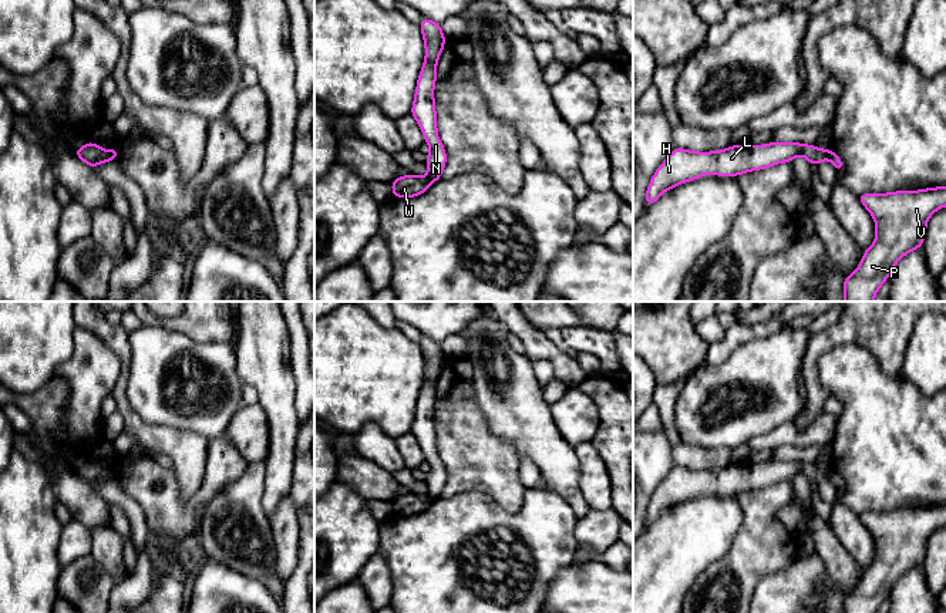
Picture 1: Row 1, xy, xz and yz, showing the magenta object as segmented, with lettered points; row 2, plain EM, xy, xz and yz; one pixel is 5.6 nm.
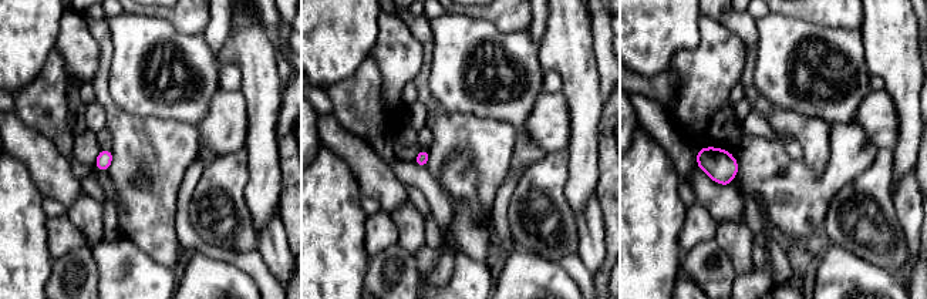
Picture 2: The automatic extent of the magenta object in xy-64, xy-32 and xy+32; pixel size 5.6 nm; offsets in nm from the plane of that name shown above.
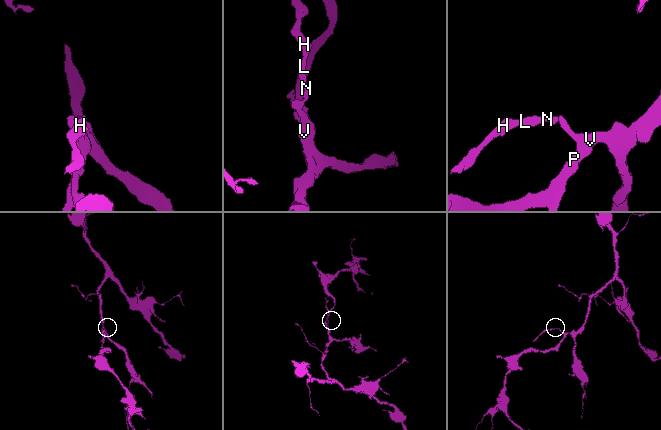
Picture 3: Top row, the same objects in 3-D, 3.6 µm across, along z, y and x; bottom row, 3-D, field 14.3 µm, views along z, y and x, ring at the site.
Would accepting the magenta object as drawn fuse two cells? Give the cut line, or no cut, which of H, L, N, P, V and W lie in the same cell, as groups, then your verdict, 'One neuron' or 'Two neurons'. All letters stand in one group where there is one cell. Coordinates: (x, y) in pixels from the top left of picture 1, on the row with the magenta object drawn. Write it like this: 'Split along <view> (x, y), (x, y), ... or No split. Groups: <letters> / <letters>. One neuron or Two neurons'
Split along yz (831, 150), (827, 157). Groups: H L N / P V W. Two neurons

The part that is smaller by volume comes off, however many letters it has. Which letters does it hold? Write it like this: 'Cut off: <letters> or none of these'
Cut off: H, L, N

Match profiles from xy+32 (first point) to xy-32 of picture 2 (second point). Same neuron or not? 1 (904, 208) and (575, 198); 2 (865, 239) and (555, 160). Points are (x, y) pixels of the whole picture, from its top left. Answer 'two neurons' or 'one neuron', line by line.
1: two neurons
2: one neuron

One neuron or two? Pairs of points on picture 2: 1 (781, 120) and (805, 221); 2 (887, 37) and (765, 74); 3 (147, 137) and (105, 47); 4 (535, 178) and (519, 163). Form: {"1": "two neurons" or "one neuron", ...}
{"1": "two neurons", "2": "two neurons", "3": "one neuron", "4": "two neurons"}

